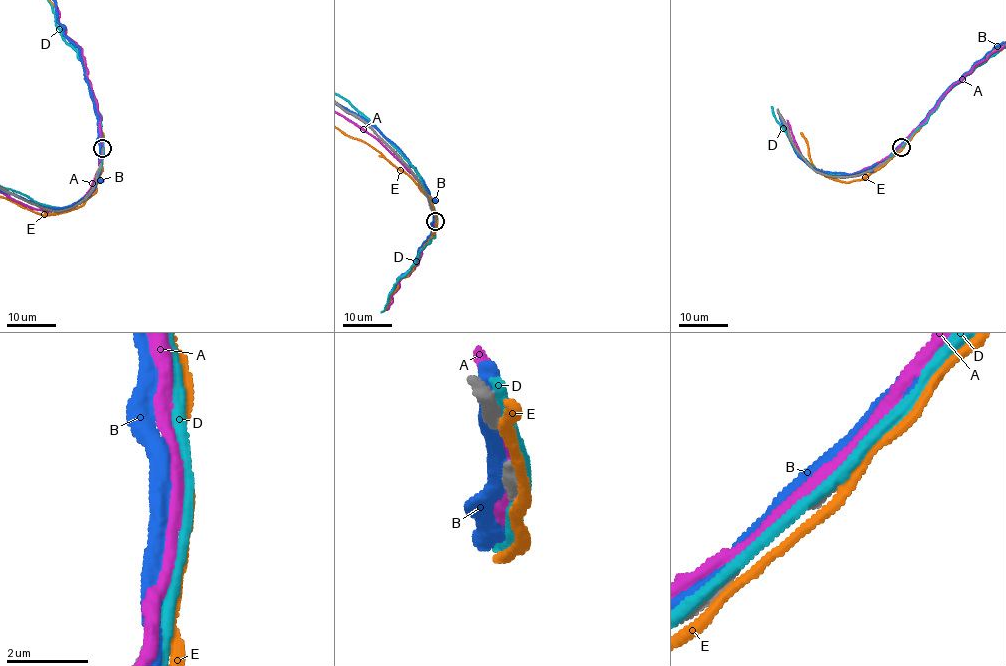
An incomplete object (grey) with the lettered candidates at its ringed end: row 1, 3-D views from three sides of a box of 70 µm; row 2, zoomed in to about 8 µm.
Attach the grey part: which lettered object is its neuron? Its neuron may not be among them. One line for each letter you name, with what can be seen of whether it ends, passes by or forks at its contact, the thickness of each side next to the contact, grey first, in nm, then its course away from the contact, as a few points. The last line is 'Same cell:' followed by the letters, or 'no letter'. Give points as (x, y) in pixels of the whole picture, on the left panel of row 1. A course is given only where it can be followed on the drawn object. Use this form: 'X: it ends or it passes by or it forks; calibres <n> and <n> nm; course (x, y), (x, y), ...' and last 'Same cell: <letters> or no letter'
Same cell: no letter

